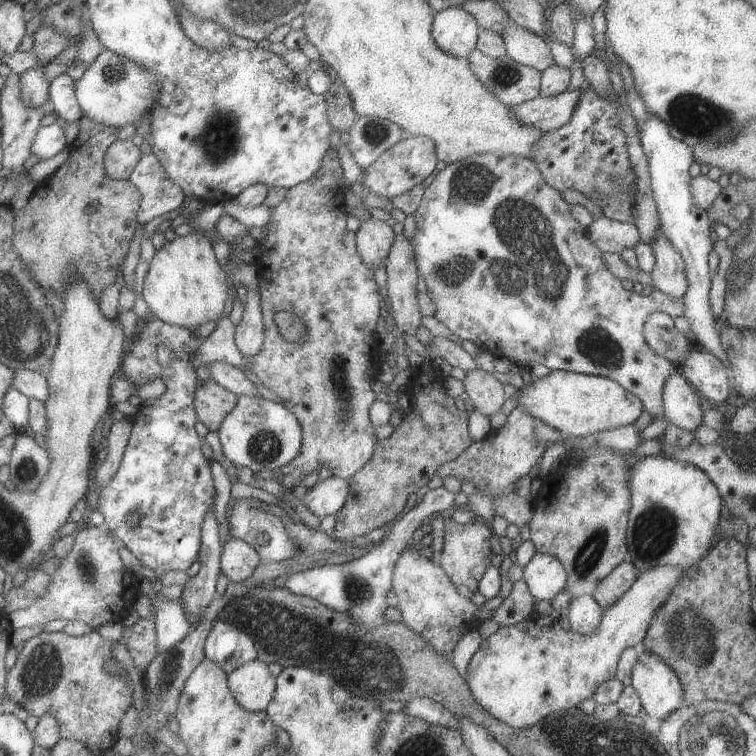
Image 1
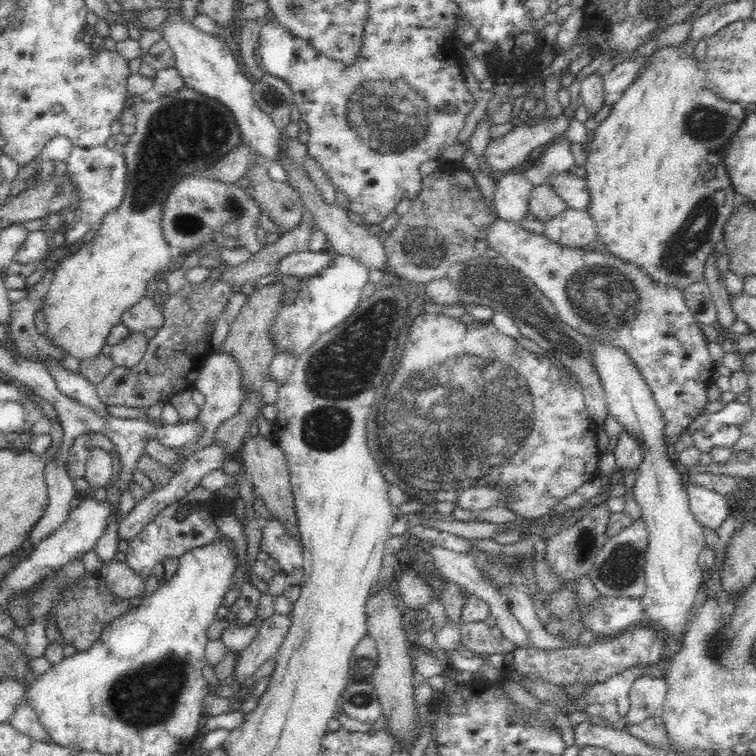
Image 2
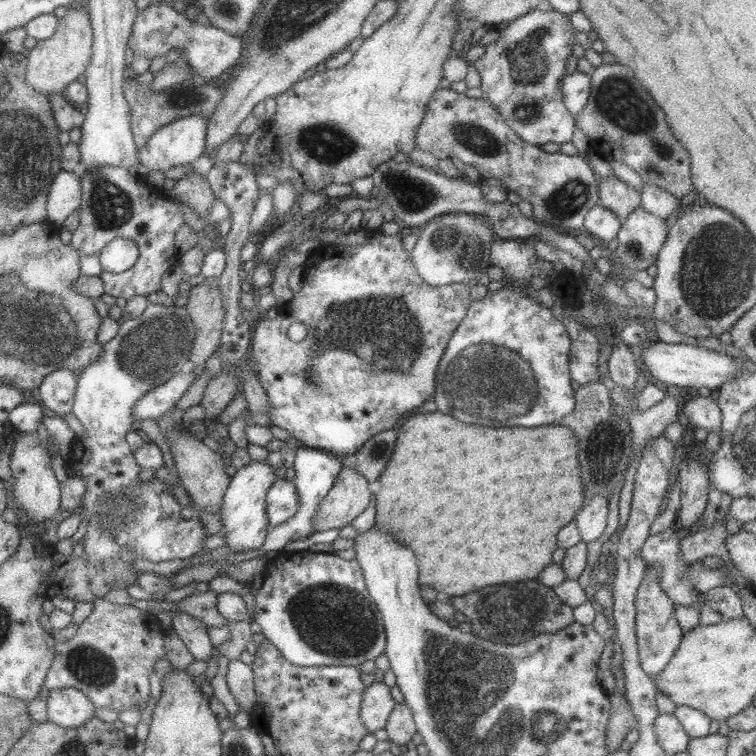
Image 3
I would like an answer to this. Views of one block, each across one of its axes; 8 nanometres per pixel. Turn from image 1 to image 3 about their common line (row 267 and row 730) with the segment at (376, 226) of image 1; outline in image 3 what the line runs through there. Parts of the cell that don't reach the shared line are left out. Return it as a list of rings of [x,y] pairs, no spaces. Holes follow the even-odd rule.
[[[375,681],[364,690],[360,718],[370,734],[387,726],[390,713],[397,703],[390,690],[391,687],[384,682]]]

